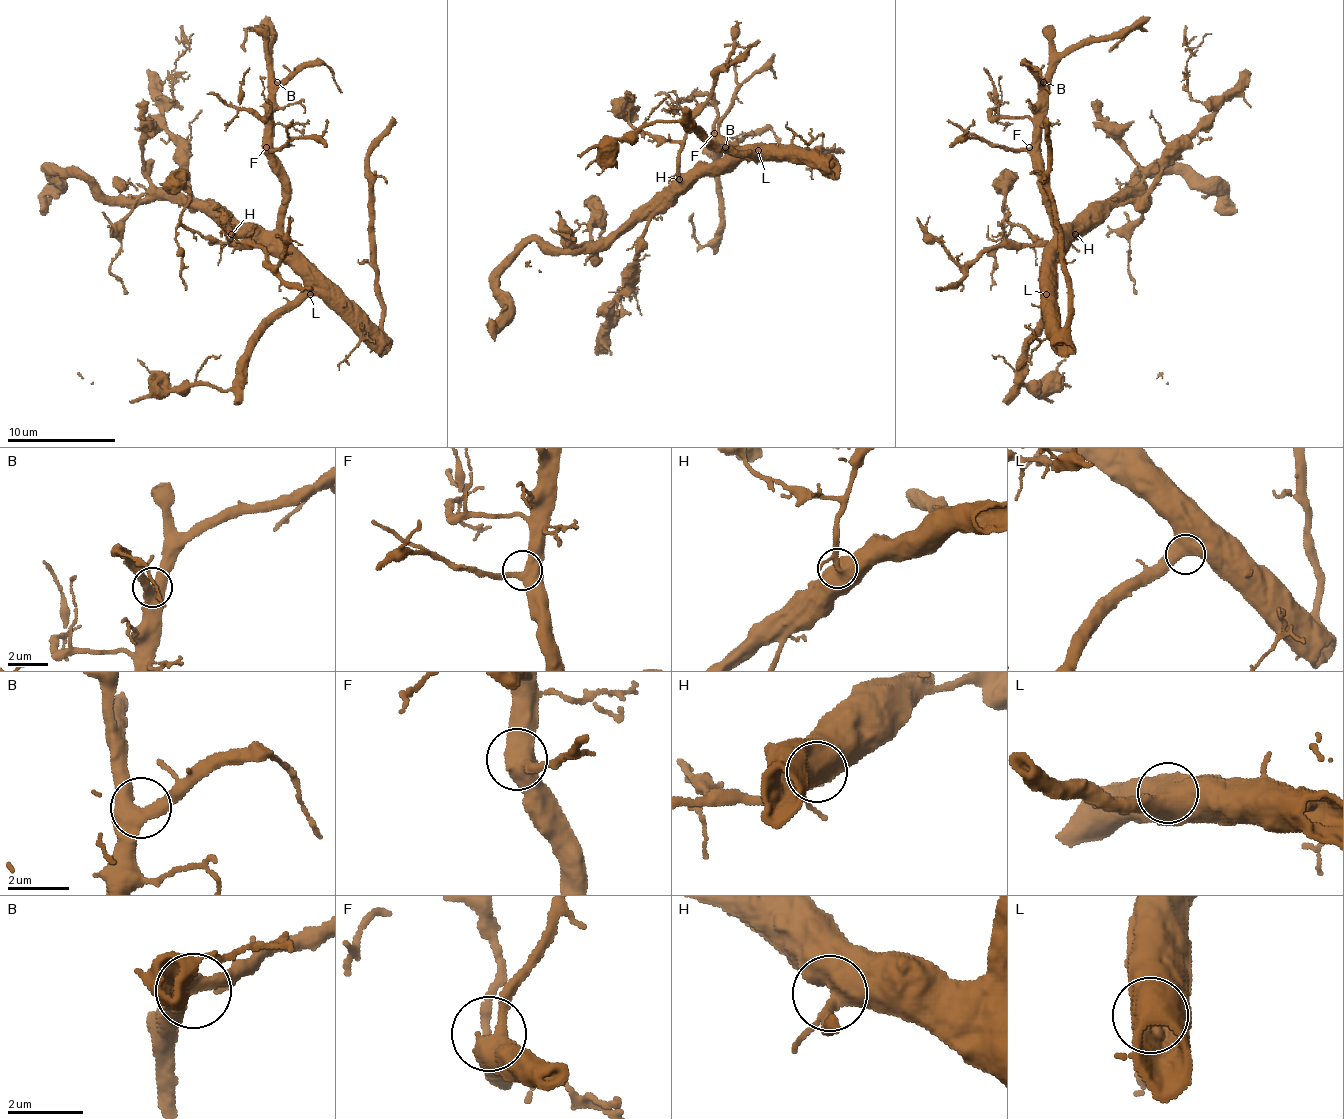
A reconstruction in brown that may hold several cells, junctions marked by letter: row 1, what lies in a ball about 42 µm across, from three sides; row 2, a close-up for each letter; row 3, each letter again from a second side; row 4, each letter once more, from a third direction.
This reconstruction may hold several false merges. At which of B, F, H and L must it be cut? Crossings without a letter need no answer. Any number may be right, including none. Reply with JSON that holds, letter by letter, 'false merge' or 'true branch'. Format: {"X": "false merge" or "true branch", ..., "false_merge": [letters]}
{"B": "true branch", "F": "true branch", "H": "true branch", "L": "true branch", "false_merge": []}

